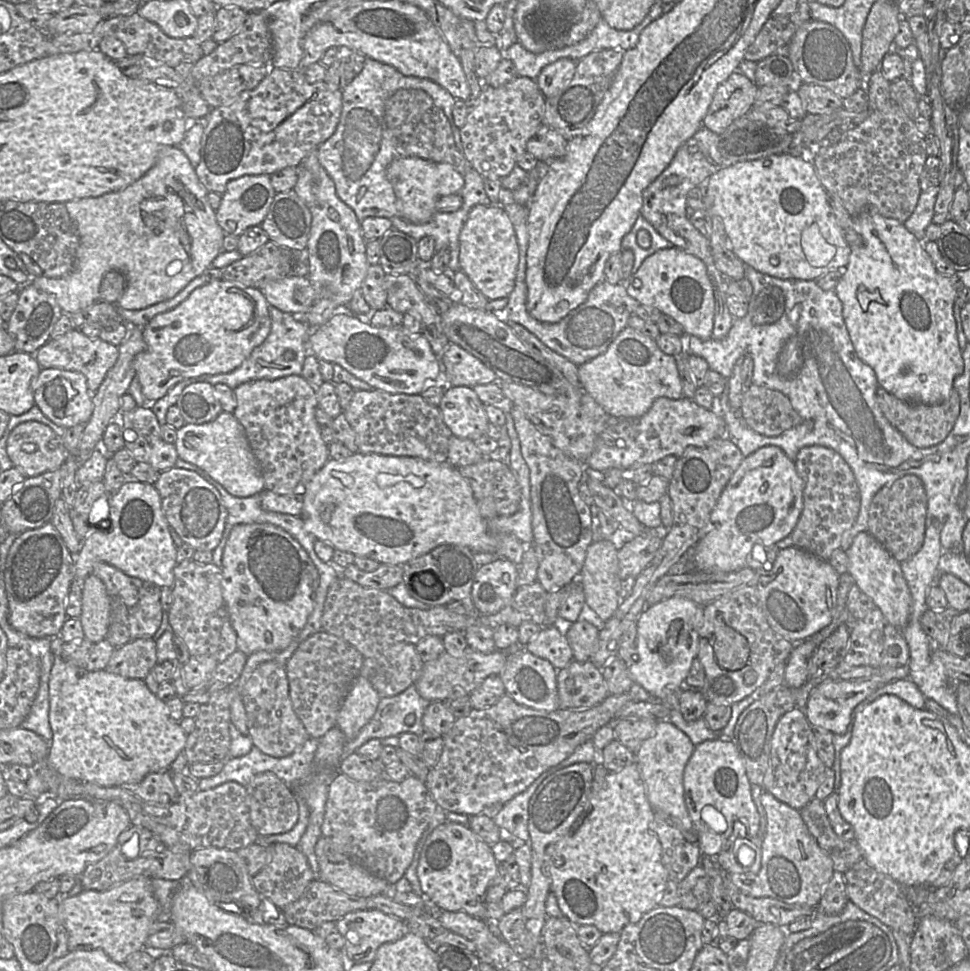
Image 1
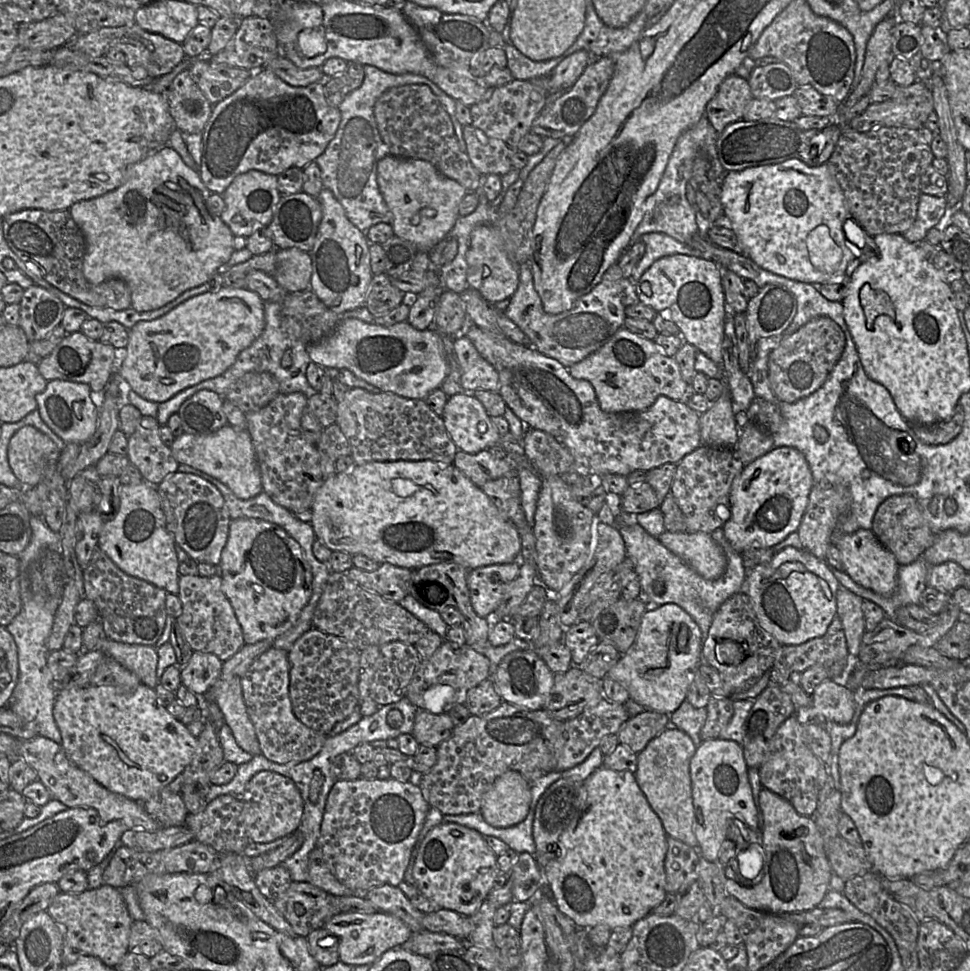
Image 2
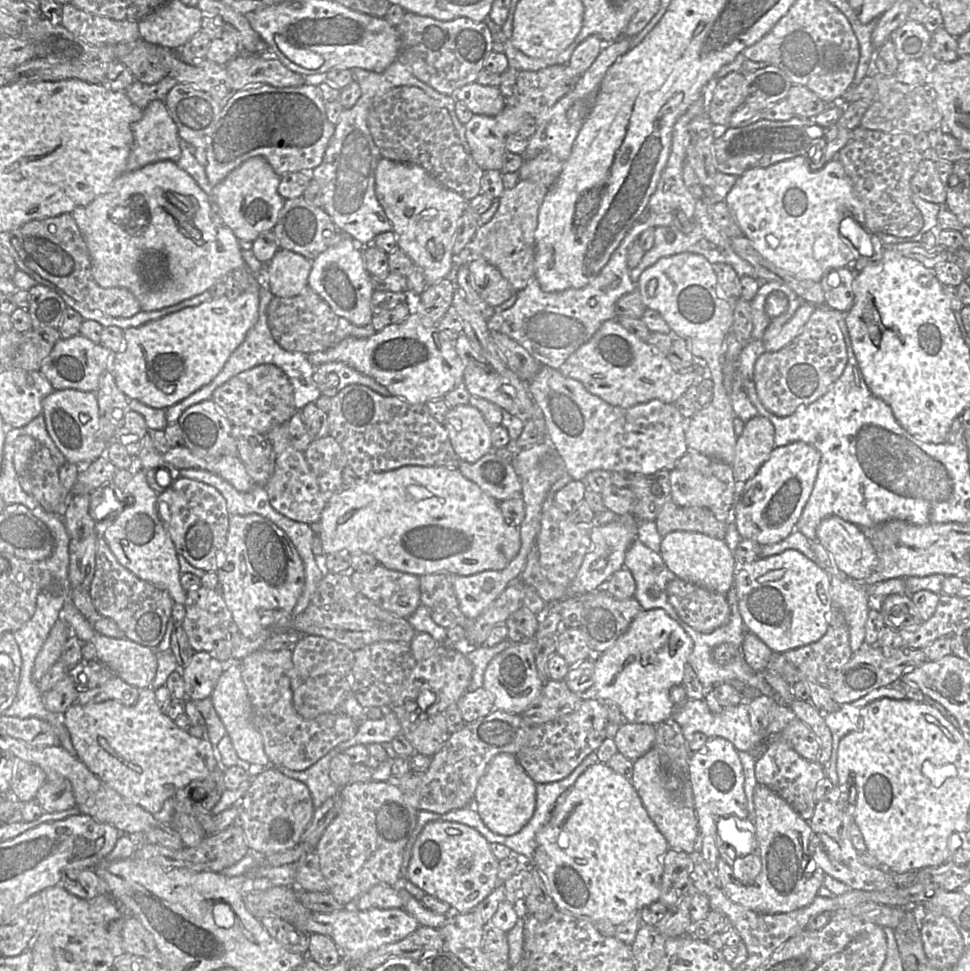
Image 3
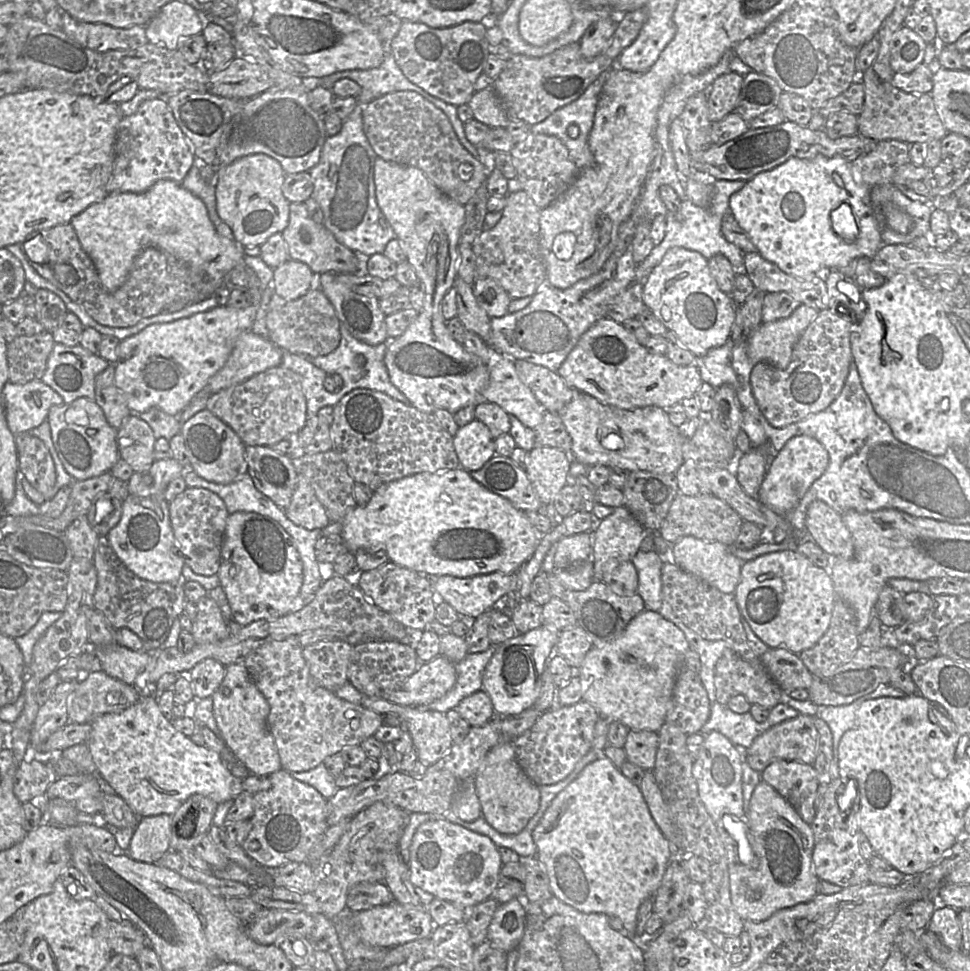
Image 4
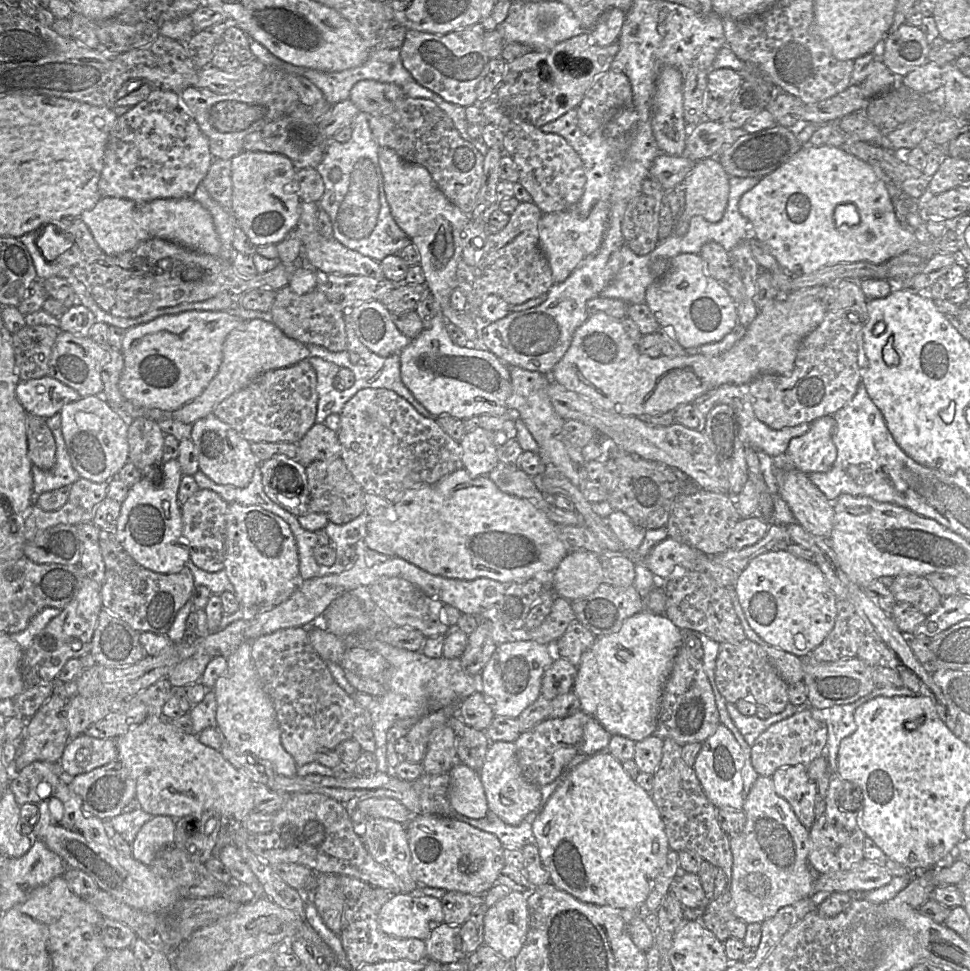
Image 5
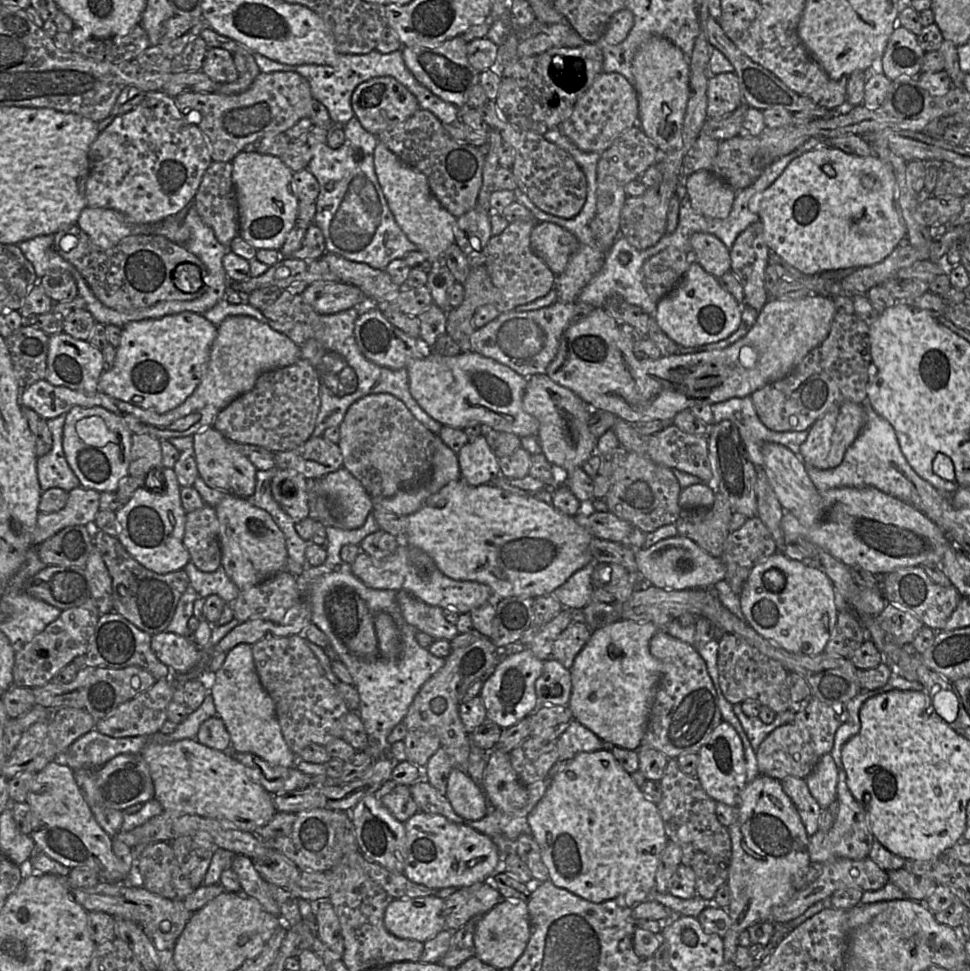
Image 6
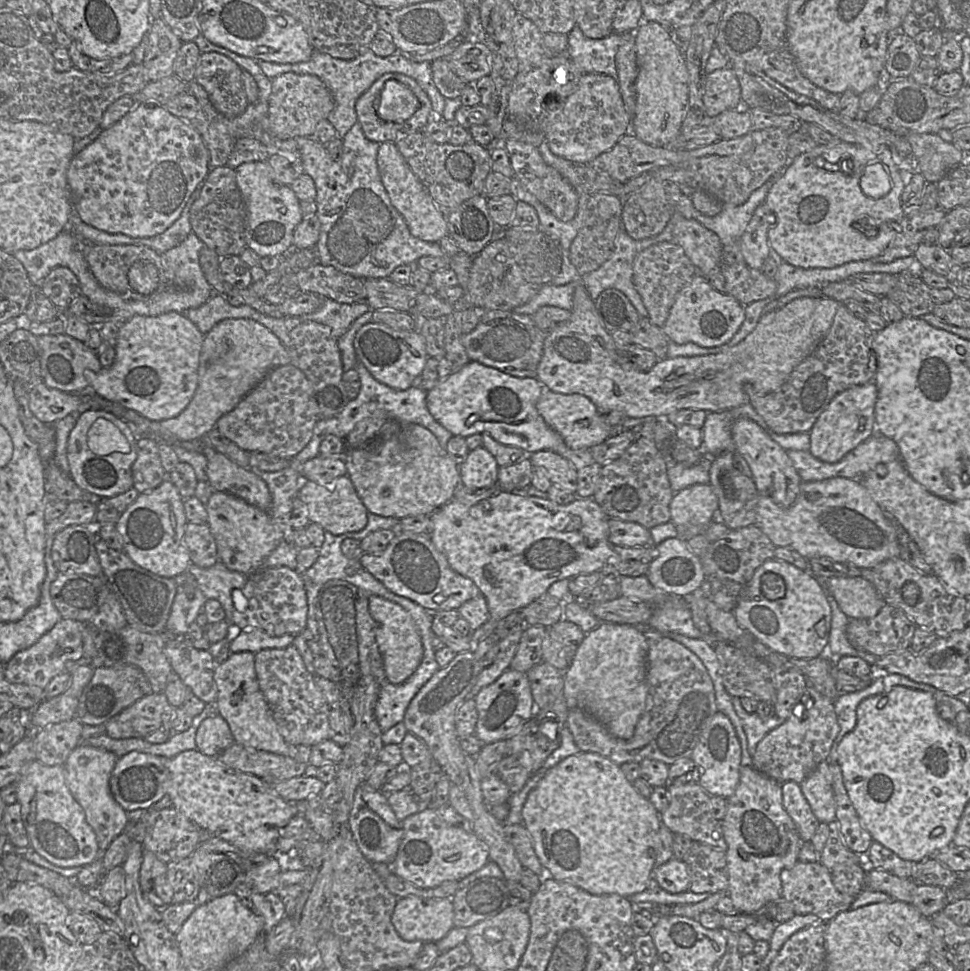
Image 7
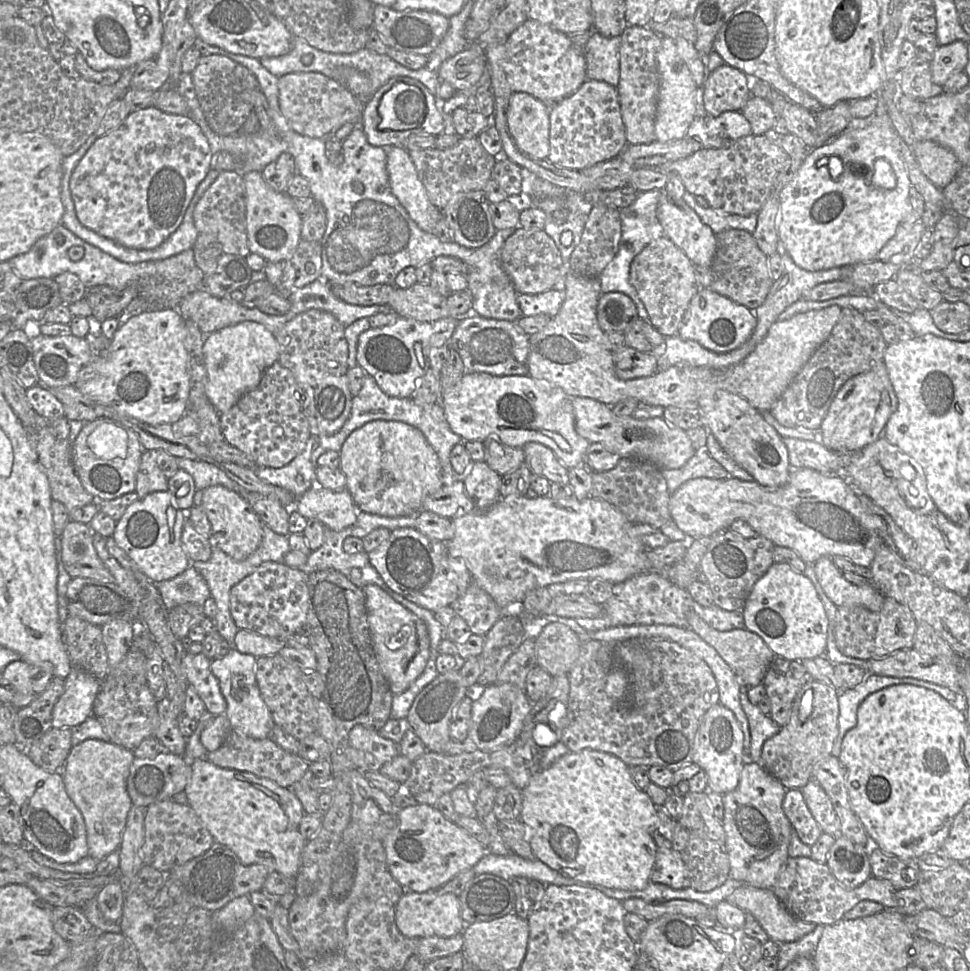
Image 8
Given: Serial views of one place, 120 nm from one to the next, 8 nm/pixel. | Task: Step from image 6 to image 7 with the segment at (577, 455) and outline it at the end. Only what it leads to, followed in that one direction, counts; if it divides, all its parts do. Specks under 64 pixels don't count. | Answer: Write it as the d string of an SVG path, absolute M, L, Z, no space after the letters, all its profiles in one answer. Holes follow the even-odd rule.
M543 387L536 409L546 424L561 435L565 444L573 449L590 449L622 432L621 425L610 426L598 416L597 407L582 394L561 394Z

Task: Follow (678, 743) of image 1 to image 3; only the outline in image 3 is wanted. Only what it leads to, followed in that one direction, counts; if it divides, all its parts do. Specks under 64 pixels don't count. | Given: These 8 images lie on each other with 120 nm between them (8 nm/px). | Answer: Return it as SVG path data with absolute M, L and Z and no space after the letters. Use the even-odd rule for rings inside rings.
M653 747L634 762L632 785L649 817L667 840L669 847L687 854L694 852L698 836L698 820L688 778L686 781L670 781L670 777L662 767L660 755Z

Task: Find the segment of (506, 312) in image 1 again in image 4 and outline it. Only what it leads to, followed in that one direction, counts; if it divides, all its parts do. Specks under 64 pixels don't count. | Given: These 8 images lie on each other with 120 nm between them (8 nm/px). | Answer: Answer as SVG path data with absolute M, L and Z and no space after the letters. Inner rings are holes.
M630 218L620 225L615 249L596 274L566 289L544 282L525 308L490 318L490 336L486 343L514 360L525 360L557 372L579 338L598 320L607 317L615 297L636 282L637 264L632 257L635 230L635 222Z

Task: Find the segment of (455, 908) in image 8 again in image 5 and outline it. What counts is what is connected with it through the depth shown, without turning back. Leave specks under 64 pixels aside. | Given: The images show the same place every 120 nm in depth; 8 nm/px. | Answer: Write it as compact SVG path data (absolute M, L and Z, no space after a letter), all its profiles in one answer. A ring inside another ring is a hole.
M414 894L392 895L381 907L376 916L378 932L392 939L426 940L430 932L443 923L441 901L430 896L415 896Z

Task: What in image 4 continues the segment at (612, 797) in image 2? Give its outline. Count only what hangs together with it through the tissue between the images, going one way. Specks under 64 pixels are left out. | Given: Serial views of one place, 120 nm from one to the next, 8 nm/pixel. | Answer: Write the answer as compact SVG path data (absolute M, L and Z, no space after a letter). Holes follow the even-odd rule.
M604 755L587 765L578 777L554 798L533 831L533 840L537 847L537 858L545 867L548 875L552 895L580 912L603 913L609 917L620 918L627 936L635 935L638 909L646 899L653 897L656 893L668 864L674 858L675 852L655 823L640 788L626 778L620 769Z

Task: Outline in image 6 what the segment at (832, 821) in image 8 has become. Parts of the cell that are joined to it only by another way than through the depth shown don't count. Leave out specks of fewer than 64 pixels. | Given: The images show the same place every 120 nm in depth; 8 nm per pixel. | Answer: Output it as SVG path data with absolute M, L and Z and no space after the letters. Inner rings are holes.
M830 754L820 758L805 782L821 810L837 800L838 768Z

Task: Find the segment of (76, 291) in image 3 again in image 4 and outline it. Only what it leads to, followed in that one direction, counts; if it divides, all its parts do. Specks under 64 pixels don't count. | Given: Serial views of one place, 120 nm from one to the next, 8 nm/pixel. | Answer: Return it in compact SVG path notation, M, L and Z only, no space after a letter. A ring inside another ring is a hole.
M71 221L33 233L39 233L45 239L50 253L46 262L37 262L24 248L31 265L42 277L61 288L105 325L135 325L141 319L161 312L166 305L177 300L189 299L199 302L214 295L221 286L229 285L226 279L208 278L202 272L192 272L169 251L148 245L135 257L126 281L115 291L108 292L103 288L94 262L83 249Z

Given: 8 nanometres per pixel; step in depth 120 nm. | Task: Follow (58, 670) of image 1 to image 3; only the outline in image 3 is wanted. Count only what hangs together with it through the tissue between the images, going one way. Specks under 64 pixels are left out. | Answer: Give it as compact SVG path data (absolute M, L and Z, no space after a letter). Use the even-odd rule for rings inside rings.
M152 687L139 690L137 701L124 705L117 700L85 705L74 703L62 715L77 758L101 781L126 800L139 805L151 814L161 811L164 802L195 780L203 780L218 765L215 747L205 738L195 738L179 728L157 705Z

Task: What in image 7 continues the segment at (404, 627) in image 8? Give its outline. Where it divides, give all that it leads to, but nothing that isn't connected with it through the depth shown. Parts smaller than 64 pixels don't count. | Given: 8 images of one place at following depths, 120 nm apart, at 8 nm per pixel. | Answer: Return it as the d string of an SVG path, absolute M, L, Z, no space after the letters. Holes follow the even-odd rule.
M370 595L368 601L370 614L376 623L376 642L386 679L392 684L401 684L416 671L423 659L420 633L411 615L400 605L376 595Z

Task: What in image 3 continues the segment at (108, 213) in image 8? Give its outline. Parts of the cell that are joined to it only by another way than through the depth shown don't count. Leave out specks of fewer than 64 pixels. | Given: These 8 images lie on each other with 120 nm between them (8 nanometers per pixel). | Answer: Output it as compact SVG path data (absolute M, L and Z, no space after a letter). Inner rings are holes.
M153 100L132 127L133 146L126 171L137 170L162 160L177 162L181 156L181 138L163 100Z

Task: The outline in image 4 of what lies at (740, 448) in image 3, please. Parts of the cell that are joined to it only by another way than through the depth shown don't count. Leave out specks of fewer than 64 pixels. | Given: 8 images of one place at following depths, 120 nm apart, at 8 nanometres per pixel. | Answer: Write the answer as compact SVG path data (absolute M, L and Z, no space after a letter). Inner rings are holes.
M768 440L764 446L753 447L746 453L738 454L736 477L752 498L758 499L762 482L776 453Z

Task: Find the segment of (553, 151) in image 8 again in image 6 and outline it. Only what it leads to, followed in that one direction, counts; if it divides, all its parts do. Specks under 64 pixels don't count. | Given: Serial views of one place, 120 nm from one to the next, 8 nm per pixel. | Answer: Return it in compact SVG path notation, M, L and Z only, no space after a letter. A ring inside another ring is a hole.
M600 73L558 128L581 151L603 153L627 129L638 125L638 96L621 74Z

